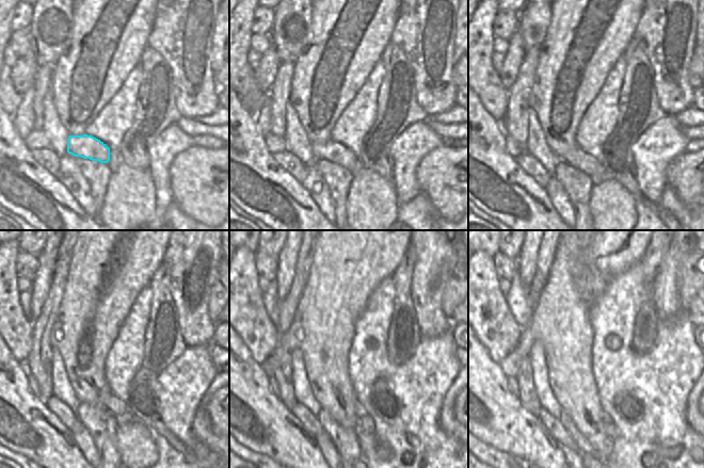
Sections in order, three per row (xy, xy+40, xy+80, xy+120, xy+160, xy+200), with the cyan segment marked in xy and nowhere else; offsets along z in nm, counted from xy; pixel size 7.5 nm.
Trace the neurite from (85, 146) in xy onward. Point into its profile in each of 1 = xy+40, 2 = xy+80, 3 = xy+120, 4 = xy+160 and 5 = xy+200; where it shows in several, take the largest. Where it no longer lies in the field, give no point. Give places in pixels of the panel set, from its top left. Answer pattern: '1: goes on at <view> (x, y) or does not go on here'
1: goes on at xy+40 (334, 151)
2: goes on at xy+80 (577, 158)
3: goes on at xy+120 (113, 404)
4: goes on at xy+160 (365, 423)
5: goes on at xy+200 (610, 429)

